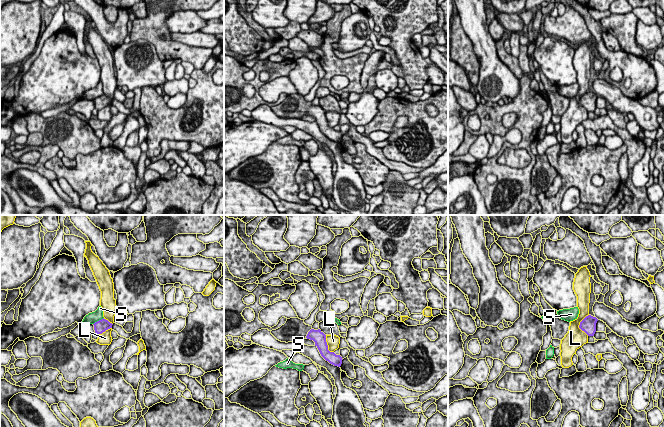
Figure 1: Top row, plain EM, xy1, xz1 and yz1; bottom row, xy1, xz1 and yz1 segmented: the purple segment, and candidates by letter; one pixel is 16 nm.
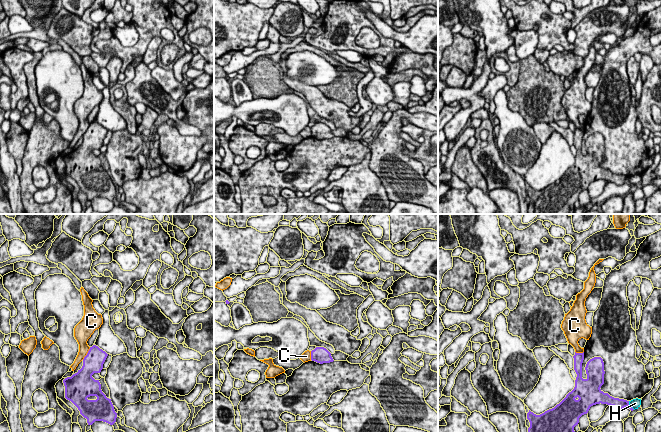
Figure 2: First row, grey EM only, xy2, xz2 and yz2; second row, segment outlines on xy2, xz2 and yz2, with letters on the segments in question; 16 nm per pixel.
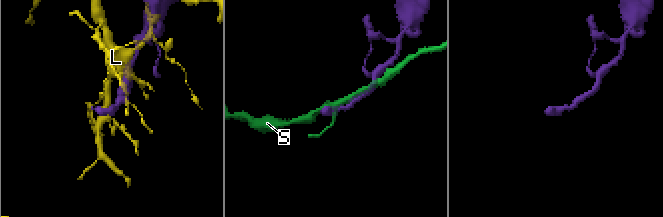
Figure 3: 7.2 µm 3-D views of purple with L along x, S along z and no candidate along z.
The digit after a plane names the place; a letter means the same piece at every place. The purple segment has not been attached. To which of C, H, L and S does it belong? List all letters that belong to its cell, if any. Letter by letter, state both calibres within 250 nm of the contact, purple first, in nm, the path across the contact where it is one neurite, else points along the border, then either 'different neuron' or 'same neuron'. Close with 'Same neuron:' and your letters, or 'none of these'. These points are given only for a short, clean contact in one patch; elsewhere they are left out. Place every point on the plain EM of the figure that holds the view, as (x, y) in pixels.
C: calibres 320 and 170 nm; border xy2 (90, 123), (82, 135); different neuron
H: calibres 160 and 160 nm; border yz2 (628, 177), (634, 185); different neuron
L: calibres 240 and 320 nm; different neuron
S: calibres 200 and 180 nm; border xy1 (103, 93), (93, 100); different neuron
Same neuron: none of these

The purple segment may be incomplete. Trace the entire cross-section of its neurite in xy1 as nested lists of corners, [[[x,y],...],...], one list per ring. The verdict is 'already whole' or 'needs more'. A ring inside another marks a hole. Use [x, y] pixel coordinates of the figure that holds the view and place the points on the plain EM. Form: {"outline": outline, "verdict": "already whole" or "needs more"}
{"outline": [[[103,94],[103,95],[95,98],[93,101],[94,101],[95,109],[97,109],[99,111],[99,110],[102,110],[103,108],[105,108],[106,106],[112,104],[113,100]]], "verdict": "already whole"}

